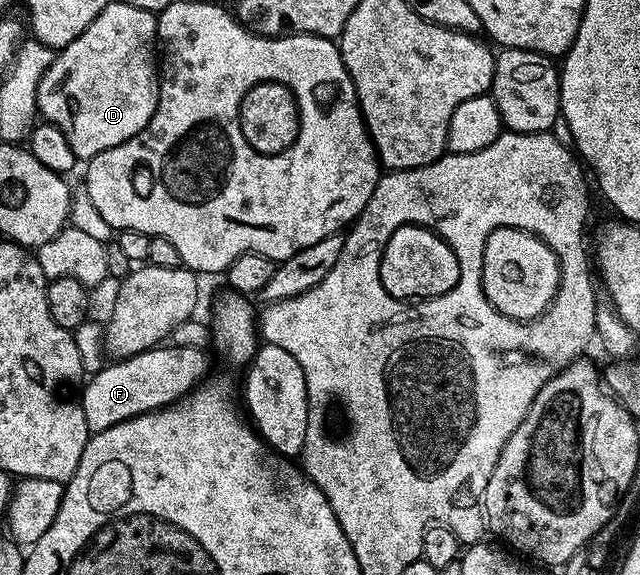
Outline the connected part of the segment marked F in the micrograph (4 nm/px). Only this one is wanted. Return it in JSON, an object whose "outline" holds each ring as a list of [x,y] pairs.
{"outline":[[[168,345],[151,348],[127,359],[118,360],[101,368],[92,374],[82,388],[79,400],[88,432],[95,434],[111,428],[121,421],[129,420],[134,416],[143,415],[149,411],[176,404],[180,399],[186,398],[199,384],[197,384],[207,371],[207,357],[195,347],[167,347]]]}

